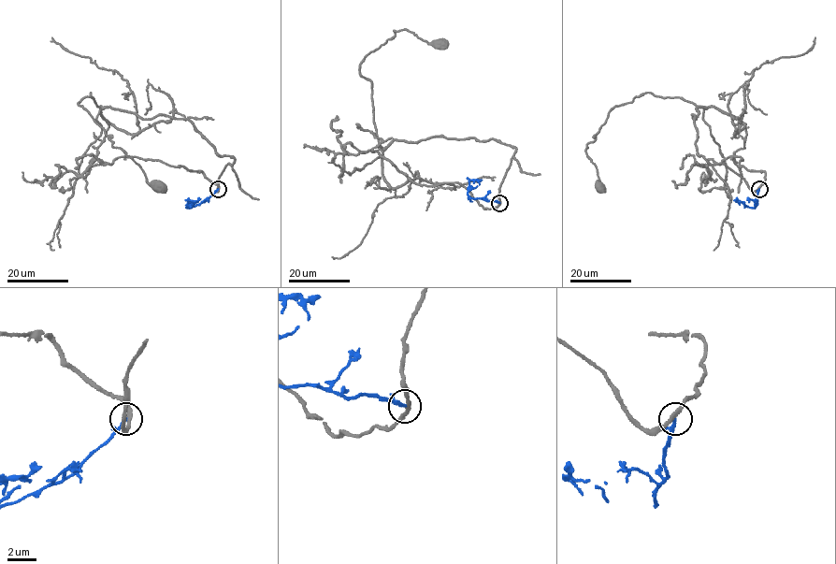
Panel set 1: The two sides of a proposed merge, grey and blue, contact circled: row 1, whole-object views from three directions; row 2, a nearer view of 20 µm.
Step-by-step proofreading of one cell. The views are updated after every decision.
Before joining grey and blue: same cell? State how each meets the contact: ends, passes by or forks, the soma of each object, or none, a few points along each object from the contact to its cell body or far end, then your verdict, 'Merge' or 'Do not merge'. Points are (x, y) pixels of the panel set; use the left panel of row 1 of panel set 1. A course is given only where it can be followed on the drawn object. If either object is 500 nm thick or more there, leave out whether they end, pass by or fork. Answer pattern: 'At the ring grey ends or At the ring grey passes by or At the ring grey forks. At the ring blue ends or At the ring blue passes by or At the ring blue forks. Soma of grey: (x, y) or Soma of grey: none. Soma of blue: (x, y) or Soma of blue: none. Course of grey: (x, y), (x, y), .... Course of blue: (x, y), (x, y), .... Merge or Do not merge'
At the ring grey passes by. At the ring blue passes by. Soma of grey: (159, 187). Soma of blue: none. Course of grey: (218, 189), (233, 157), (187, 120), (141, 119), (83, 97), (112, 145), (161, 186). Course of blue: (218, 189), (207, 200), (186, 207), (187, 200), (200, 198). Do not merge

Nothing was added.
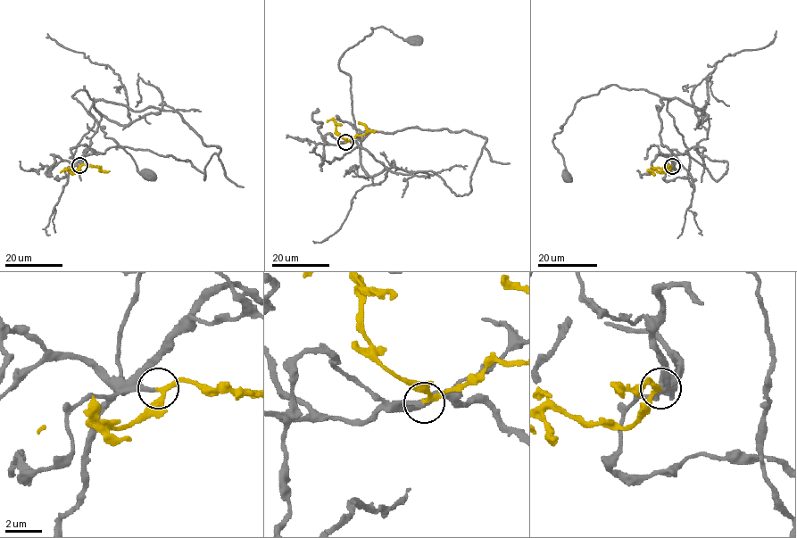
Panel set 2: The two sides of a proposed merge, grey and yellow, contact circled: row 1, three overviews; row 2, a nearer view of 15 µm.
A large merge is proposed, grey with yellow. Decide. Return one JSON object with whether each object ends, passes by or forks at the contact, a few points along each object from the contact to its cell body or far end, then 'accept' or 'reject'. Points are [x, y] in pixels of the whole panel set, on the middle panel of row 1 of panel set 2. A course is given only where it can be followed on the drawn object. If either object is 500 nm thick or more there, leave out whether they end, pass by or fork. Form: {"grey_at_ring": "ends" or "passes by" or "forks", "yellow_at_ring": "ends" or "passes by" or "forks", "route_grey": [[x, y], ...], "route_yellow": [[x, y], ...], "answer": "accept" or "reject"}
{"grey_at_ring": "ends", "yellow_at_ring": "passes by", "route_grey": [[345, 142], [393, 171], [471, 190], [482, 136], [357, 135], [342, 54], [370, 28], [417, 37]], "route_yellow": [[345, 142], [367, 131], [367, 128], [358, 121]], "answer": "accept"}

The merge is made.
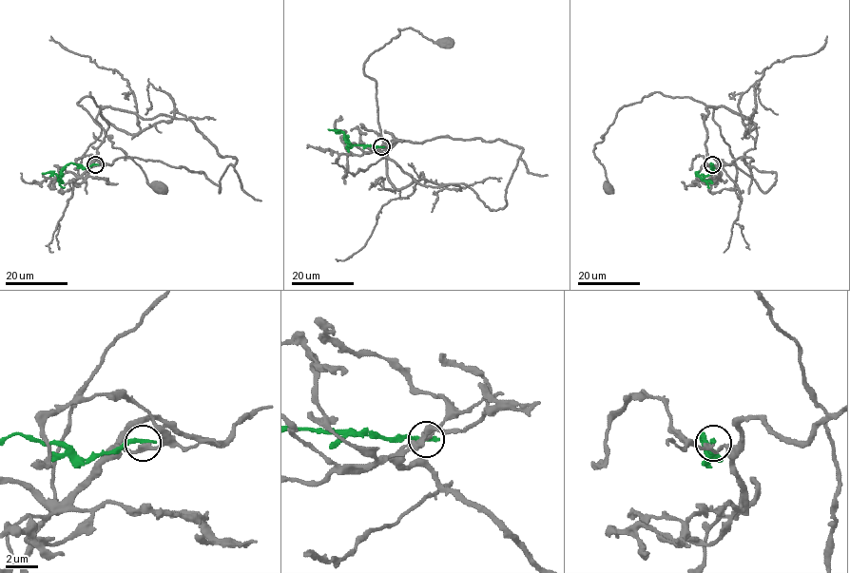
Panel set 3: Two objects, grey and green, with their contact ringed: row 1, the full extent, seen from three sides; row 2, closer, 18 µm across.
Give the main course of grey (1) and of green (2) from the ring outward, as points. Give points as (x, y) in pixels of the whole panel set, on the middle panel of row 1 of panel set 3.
1: (381, 147), (421, 184), (506, 204), (517, 145), (383, 144), (367, 58), (398, 29), (448, 40)
2: (381, 147), (348, 146), (346, 136), (339, 131), (328, 129)

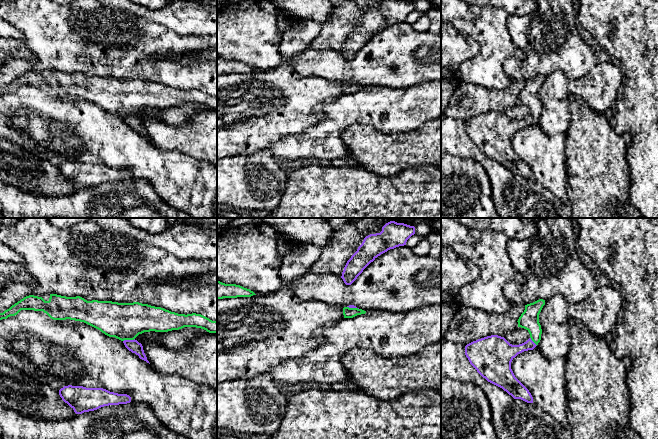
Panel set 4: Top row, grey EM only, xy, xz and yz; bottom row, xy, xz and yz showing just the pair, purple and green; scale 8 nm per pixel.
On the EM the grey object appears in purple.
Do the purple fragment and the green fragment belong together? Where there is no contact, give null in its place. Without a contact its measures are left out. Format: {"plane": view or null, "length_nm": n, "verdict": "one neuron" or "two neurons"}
{"plane": "xy", "length_nm": 100, "verdict": "two neurons"}

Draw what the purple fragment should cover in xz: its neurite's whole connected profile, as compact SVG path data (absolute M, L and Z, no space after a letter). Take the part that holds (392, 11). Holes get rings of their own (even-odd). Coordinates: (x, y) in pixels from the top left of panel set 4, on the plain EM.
M385 0L382 7L366 12L357 27L347 37L341 54L351 61L363 46L378 32L399 22L415 10L415 3L407 0Z

